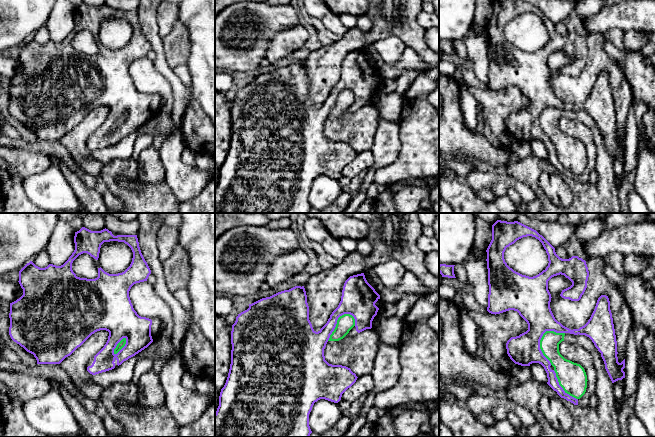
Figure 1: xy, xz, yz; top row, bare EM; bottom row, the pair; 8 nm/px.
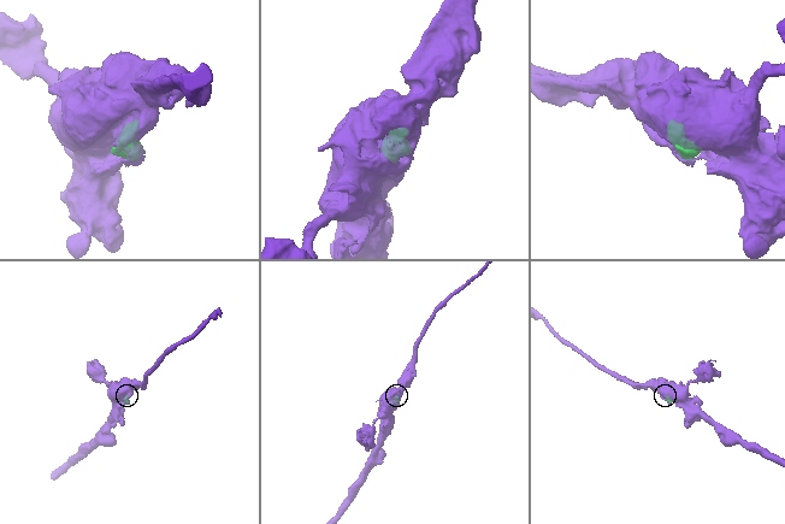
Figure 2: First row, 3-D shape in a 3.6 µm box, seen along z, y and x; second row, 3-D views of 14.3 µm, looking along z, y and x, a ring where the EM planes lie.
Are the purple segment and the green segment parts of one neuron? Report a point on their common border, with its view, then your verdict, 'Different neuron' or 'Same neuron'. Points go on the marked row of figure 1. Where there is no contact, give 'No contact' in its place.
Touches purple at yz (540, 339). Different neuron

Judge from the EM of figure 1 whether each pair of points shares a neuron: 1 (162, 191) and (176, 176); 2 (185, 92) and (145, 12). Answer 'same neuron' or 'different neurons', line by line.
1: different neurons
2: same neuron

